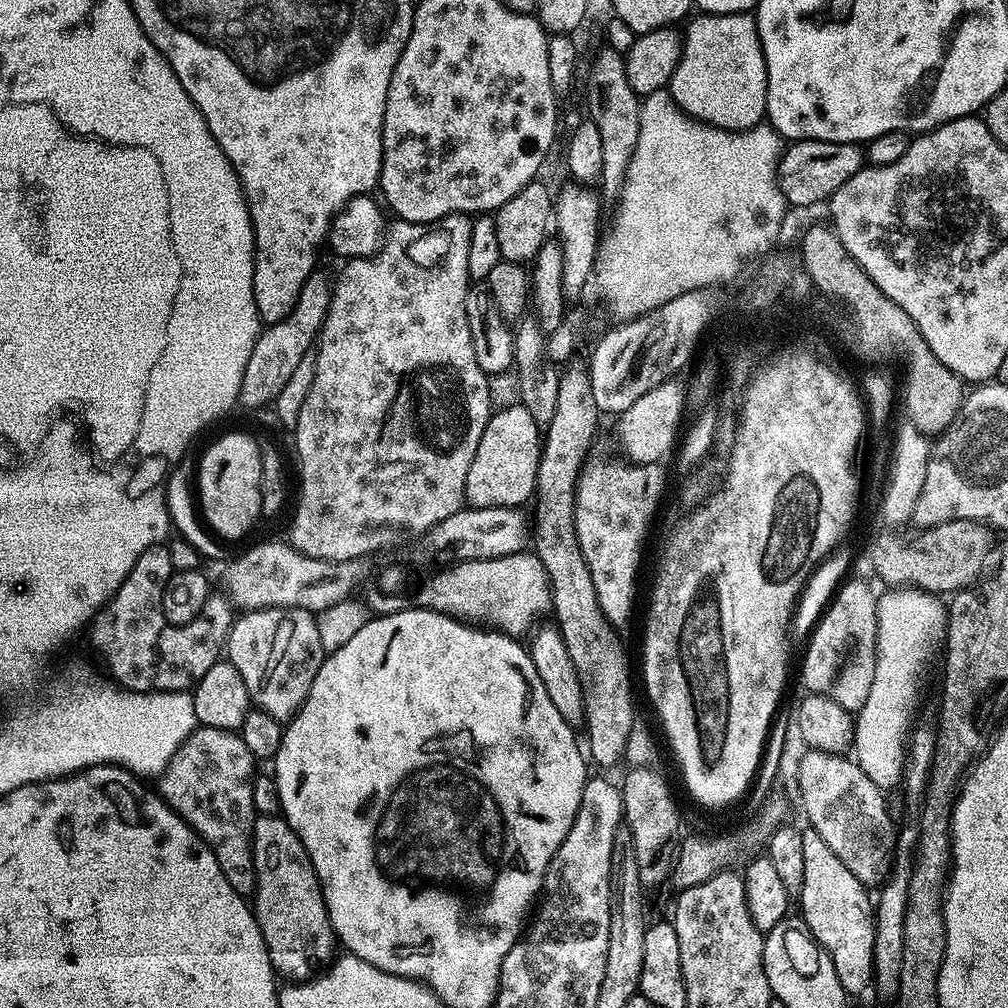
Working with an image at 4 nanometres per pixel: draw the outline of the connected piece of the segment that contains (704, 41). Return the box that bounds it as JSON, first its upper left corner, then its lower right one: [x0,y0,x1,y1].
[670,12,768,132]

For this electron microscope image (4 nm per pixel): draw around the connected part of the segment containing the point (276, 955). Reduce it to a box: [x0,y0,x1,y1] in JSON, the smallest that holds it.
[250,815,338,982]

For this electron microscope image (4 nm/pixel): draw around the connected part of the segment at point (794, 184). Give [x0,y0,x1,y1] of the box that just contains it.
[778,140,866,208]

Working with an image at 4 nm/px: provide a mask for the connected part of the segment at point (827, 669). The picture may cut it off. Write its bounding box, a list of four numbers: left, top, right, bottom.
[804,578,878,714]

